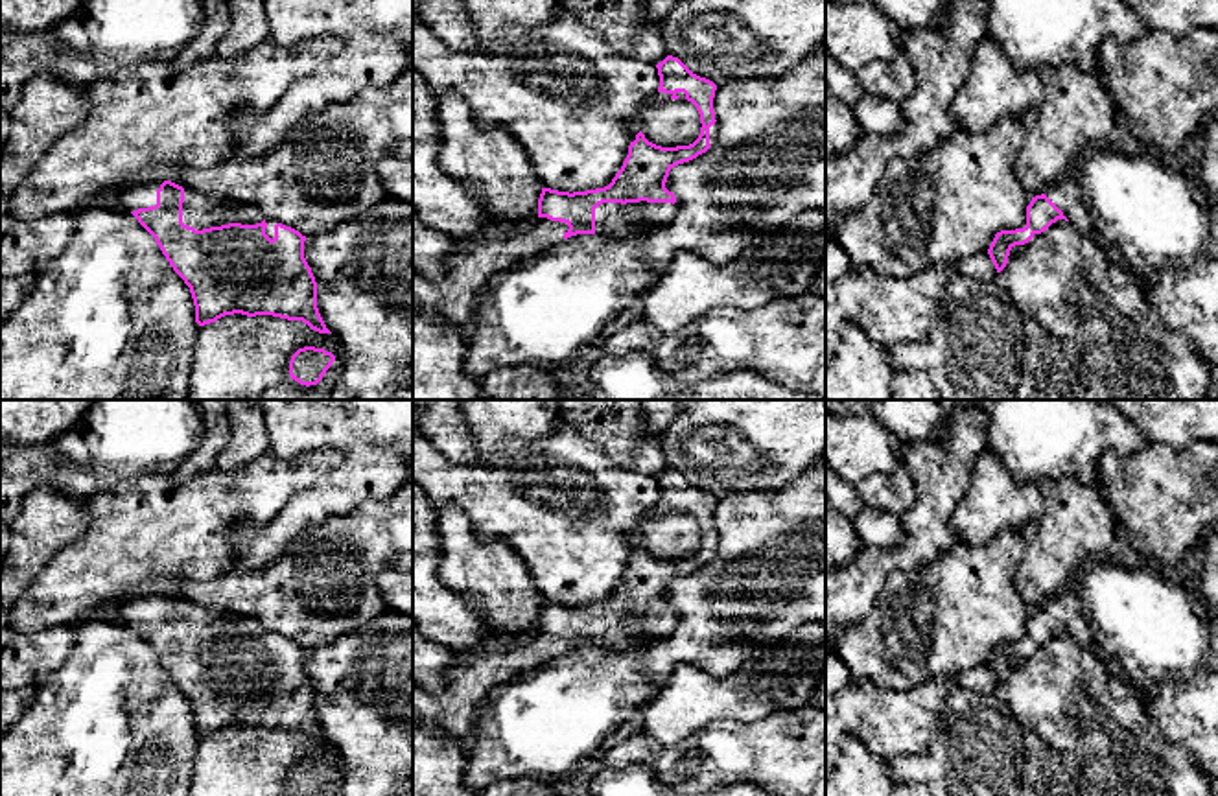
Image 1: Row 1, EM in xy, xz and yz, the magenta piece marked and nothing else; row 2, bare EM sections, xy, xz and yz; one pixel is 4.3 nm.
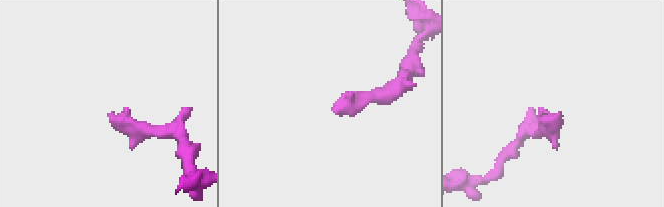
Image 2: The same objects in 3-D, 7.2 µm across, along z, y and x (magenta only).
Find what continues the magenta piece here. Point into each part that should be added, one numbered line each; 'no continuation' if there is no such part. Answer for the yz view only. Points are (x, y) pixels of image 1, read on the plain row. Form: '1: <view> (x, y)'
1: yz (1065, 607)

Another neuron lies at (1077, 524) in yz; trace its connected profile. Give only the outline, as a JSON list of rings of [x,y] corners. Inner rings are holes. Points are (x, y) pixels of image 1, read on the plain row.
[[[1060,477],[1037,486],[1045,510],[1021,529],[1025,553],[1013,573],[1030,610],[1069,588],[1085,558],[1109,558],[1118,549],[1113,512],[1091,483]]]

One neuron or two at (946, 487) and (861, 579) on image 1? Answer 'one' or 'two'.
one

